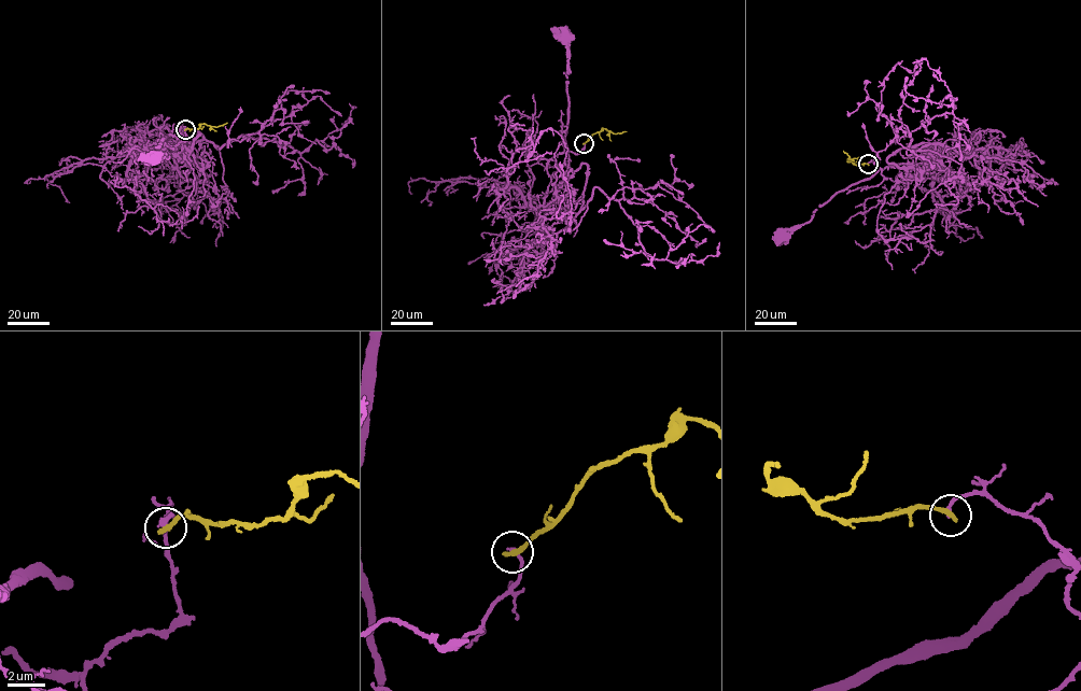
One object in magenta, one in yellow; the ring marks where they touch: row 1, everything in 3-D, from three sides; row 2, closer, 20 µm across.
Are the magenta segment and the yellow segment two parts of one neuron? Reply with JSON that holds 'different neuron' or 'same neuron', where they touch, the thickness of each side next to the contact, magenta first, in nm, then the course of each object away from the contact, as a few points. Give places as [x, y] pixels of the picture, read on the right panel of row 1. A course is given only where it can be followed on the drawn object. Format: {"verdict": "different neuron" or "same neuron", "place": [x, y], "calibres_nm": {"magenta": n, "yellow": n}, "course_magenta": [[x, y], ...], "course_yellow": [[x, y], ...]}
{"verdict": "different neuron", "place": [868, 164], "calibres_nm": {"magenta": 240, "yellow": 300}, "course_magenta": [[868, 164], [896, 182], [913, 169], [940, 161], [934, 157], [878, 170], [780, 235]], "course_yellow": [[868, 164], [853, 164], [843, 151]]}

